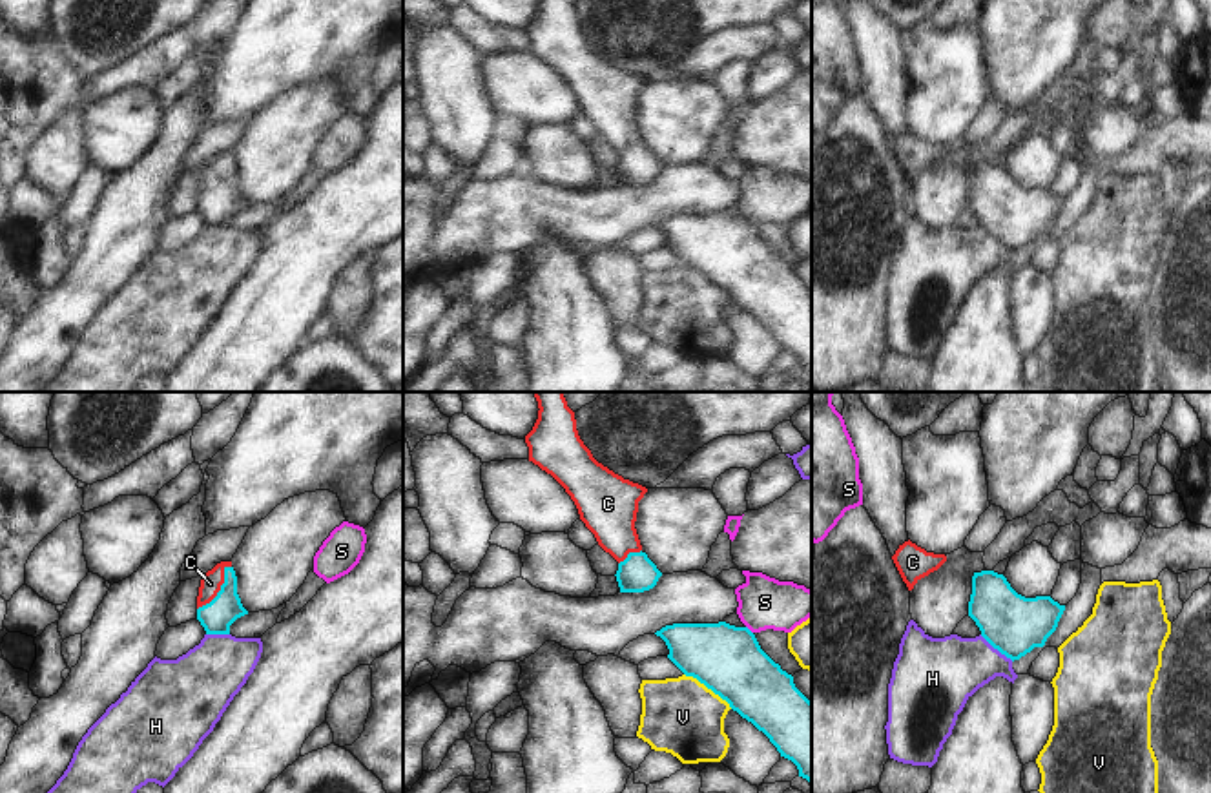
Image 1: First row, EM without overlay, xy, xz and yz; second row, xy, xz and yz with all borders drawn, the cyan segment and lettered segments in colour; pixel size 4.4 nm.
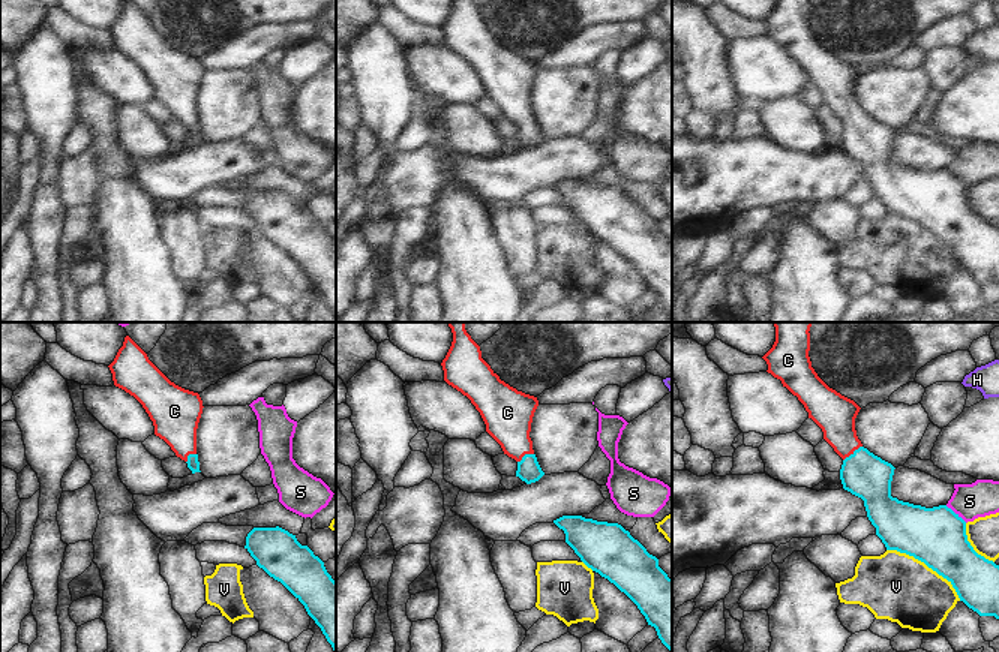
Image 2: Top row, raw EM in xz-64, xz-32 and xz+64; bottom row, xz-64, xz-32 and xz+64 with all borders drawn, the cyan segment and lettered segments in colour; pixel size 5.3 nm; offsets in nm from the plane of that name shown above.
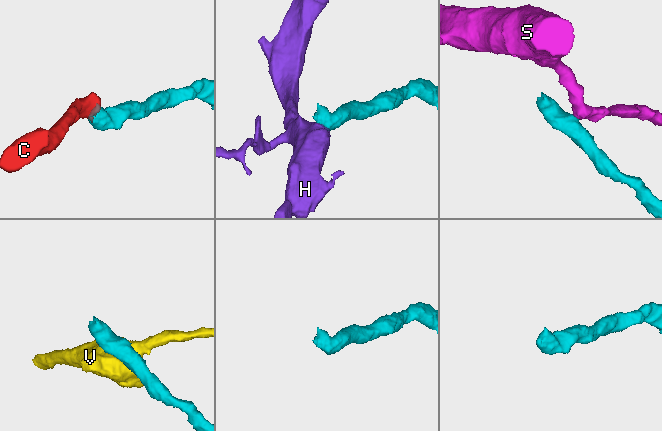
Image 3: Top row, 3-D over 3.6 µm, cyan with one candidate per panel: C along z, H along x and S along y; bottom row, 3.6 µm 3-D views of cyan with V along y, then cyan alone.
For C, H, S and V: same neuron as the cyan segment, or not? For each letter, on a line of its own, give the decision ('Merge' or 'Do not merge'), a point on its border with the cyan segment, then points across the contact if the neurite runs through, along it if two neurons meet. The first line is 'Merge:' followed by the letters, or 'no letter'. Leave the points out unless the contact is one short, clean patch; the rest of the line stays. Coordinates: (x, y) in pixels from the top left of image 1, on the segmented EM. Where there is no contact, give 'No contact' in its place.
Merge: C
C: Merge. Touches cyan at xy (221, 589). Path across: xy (216, 617), (221, 589), (210, 584)
H: Do not merge. Touches cyan at yz (996, 648). Boundary: yz (980, 635), (1013, 660)
S: Do not merge. Touches cyan at xz (748, 629). Boundary: xz (746, 626), (752, 633)
V: Do not merge. Touches cyan at xz (708, 688)

